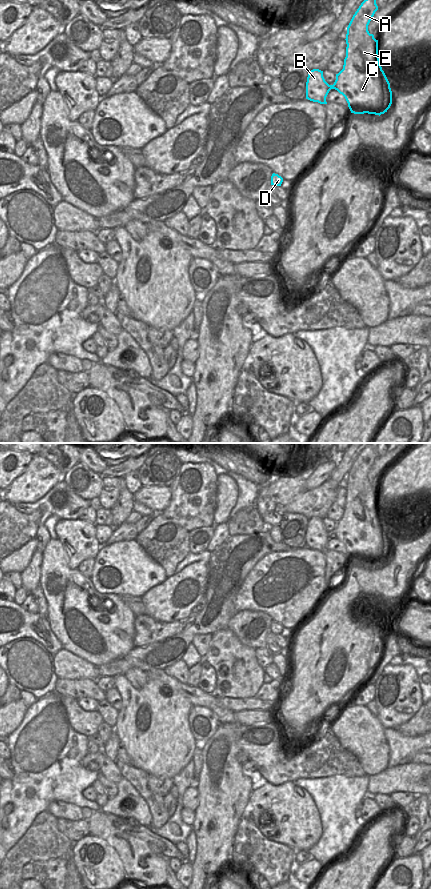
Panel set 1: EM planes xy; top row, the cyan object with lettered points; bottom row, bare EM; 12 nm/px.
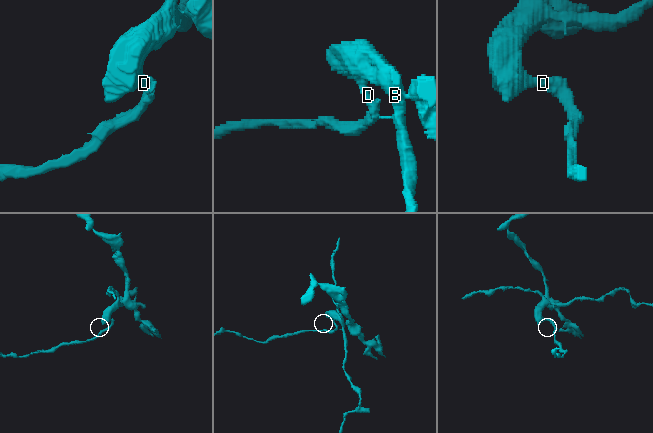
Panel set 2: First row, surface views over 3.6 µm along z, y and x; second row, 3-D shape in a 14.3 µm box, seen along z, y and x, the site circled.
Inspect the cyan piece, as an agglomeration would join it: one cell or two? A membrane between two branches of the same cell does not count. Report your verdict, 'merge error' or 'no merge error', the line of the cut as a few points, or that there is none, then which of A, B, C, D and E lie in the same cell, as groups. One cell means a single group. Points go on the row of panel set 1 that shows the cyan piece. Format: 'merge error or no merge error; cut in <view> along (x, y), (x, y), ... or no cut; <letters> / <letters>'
merge error; cut in xy along (329, 85), (331, 88); A C E / B D

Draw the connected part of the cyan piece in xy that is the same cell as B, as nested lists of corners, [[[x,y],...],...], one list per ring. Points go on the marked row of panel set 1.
[[[313,69],[308,72],[306,99],[320,104],[327,104],[326,97],[330,90],[331,86],[325,81],[323,71]]]

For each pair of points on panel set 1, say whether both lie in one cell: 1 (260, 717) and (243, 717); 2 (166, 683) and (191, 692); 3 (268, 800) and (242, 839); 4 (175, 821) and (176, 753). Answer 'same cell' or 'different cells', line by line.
1: same cell
2: same cell
3: different cells
4: different cells

